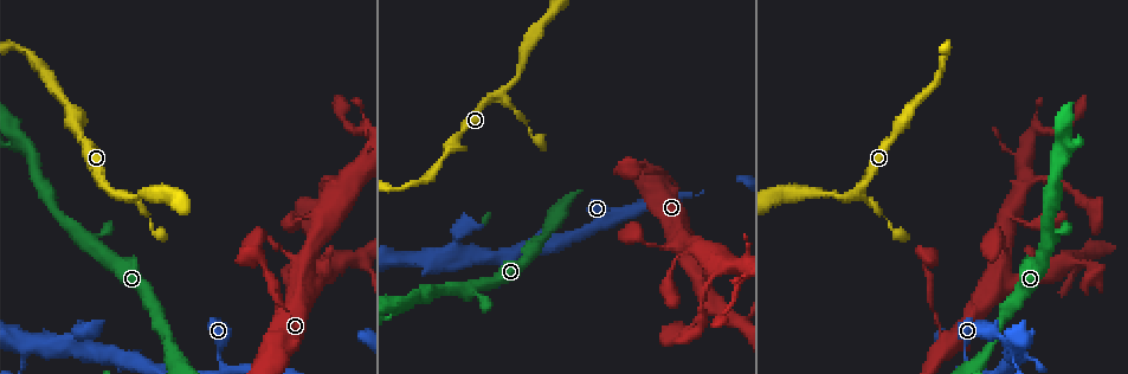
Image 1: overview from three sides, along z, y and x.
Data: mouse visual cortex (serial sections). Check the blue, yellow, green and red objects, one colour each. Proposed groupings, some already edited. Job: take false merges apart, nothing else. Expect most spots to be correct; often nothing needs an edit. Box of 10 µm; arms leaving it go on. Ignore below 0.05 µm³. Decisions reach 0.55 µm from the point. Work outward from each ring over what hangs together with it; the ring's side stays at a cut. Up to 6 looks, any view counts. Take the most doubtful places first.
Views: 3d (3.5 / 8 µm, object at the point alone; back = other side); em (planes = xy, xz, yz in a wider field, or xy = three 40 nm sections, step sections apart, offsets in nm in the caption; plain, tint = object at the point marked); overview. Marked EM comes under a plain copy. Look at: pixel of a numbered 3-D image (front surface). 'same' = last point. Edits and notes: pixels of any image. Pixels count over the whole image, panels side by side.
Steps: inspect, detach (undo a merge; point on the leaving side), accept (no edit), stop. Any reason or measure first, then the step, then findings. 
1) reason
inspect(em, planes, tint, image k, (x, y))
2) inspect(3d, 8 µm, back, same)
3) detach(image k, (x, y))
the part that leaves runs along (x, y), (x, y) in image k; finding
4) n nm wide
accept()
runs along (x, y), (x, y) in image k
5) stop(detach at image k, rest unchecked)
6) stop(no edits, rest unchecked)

three-way junction
inspect(3d, 3.5 µm, back, image 1, (489, 97))

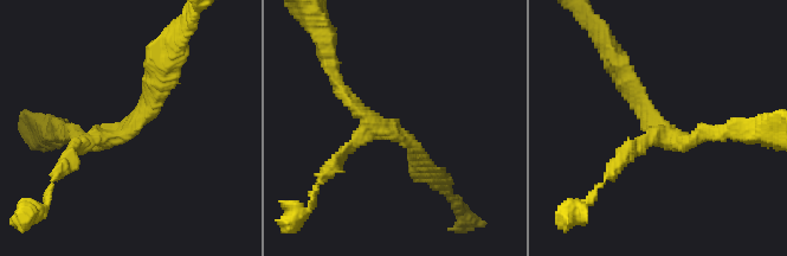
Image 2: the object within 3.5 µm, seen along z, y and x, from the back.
3 arms; arms of 150, 200, 200 nm; shape alone is not enough
inspect(em, xy, step 2, tint, image 2, (127, 133))

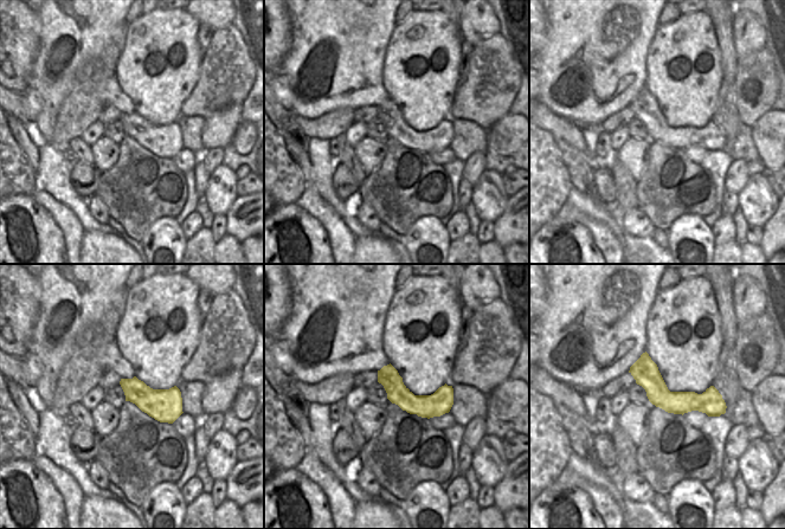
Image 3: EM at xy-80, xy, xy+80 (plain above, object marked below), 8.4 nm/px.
190 nm wide
accept()
runs along (424, 168), (336, 81) in image 2; continuous, no second cell

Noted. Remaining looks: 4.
three arms meet
inspect(3d, 3.5 µm, image 1, (1059, 145))

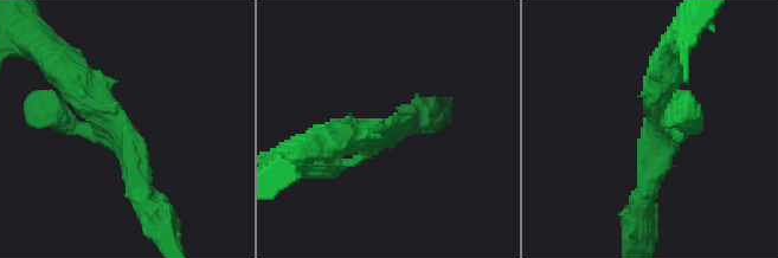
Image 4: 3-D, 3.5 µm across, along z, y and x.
now the EM
inspect(em, planes, tint, image 4, (655, 129))

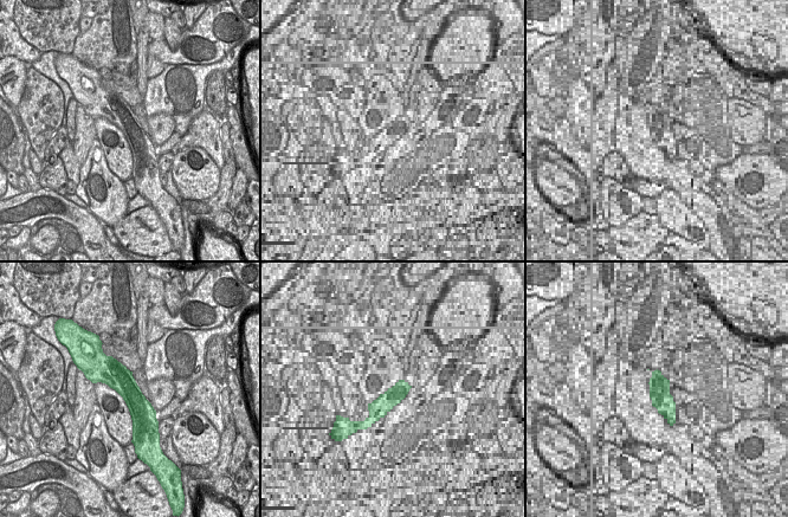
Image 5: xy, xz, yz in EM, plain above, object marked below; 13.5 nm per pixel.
340 nm wide
accept()
runs along (146, 202), (128, 137), (66, 72) in image 4; all the same cell

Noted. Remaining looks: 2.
three-way junction
inspect(3d, 3.5 µm, image 1, (405, 258))

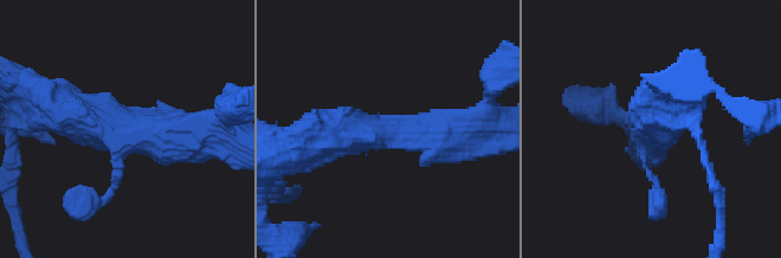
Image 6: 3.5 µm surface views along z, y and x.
3 arms; arms of 100, 500, 500 nm
inspect(em, xy, step 5, tint, image 6, (386, 131))

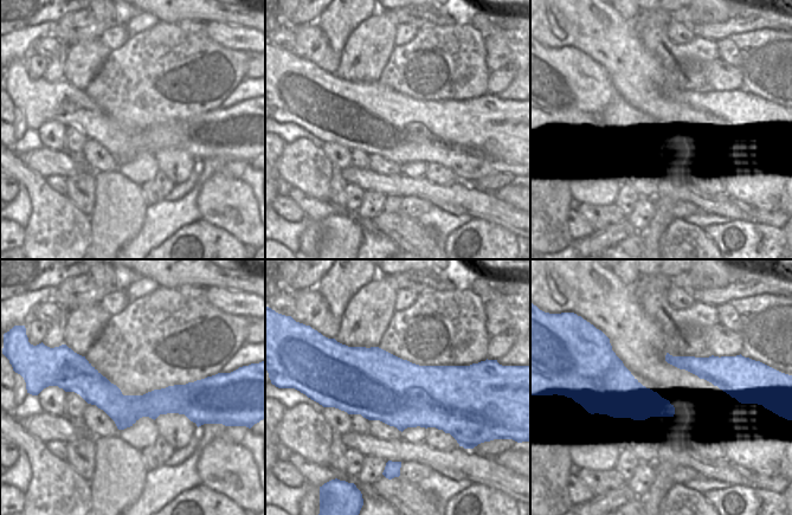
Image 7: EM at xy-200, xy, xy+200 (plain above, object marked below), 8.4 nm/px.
accept()
runs along (83, 364), (117, 404), (187, 410) in image 7; all the same cell

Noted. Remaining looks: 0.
stop(no edits, rest unchecked)

